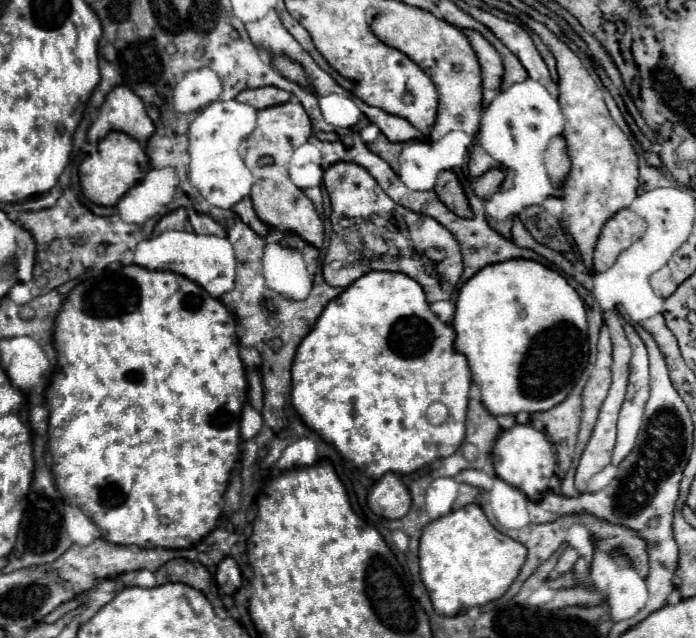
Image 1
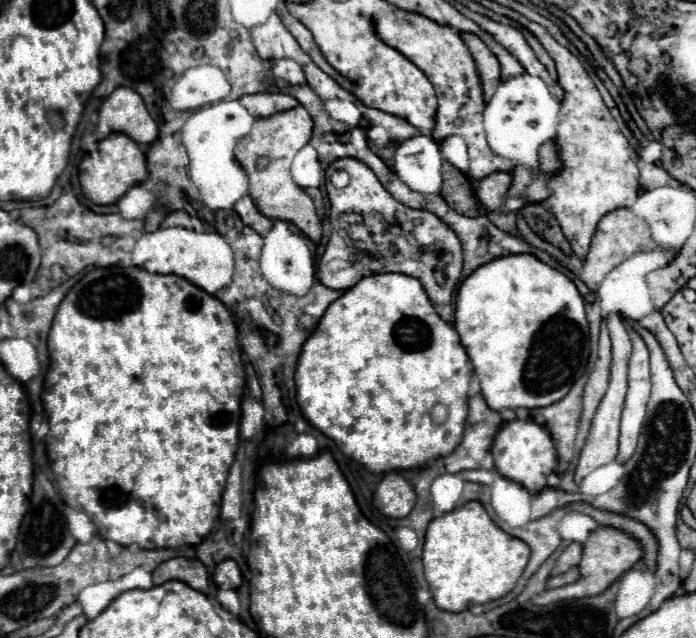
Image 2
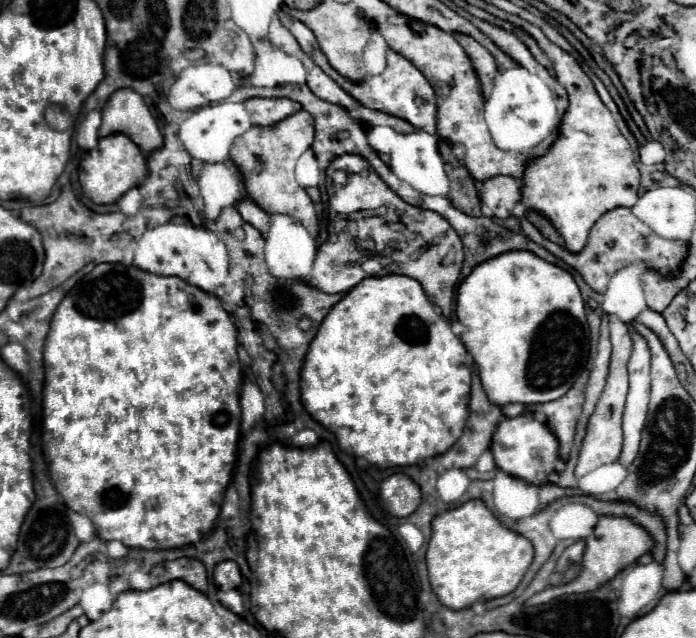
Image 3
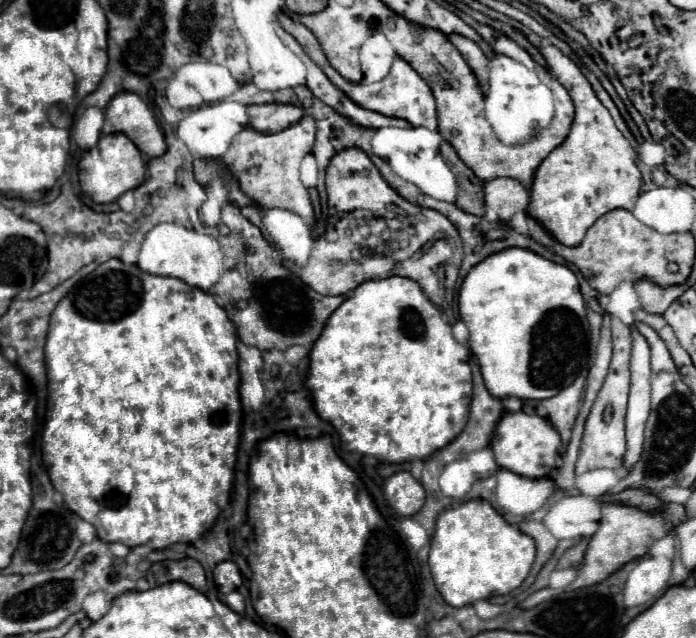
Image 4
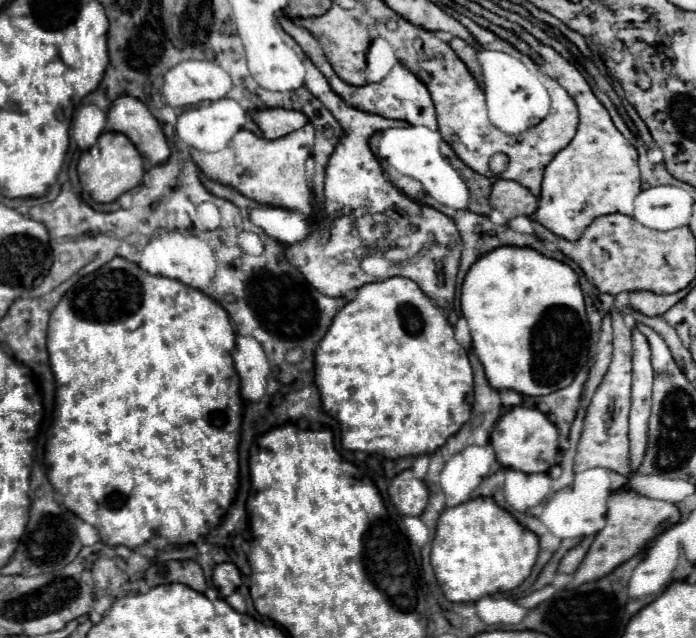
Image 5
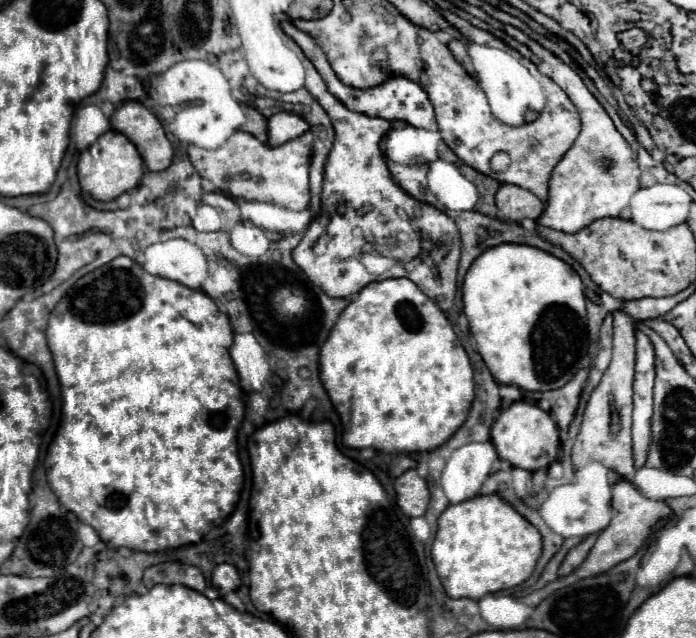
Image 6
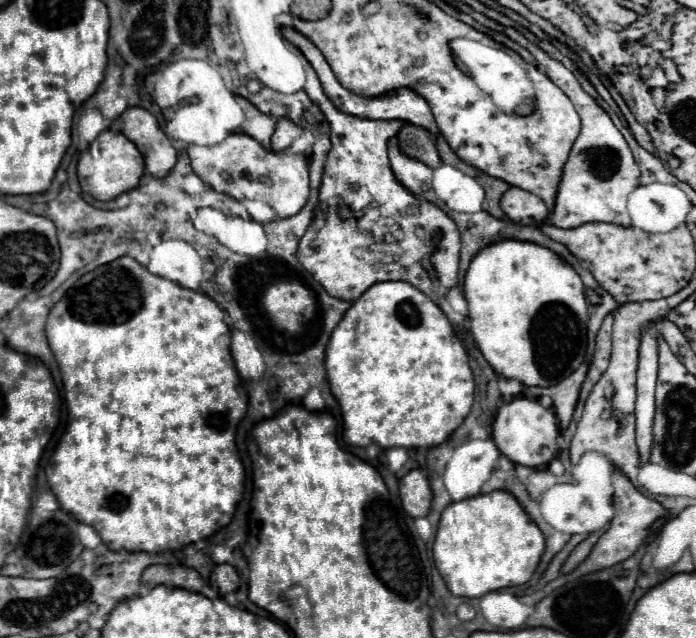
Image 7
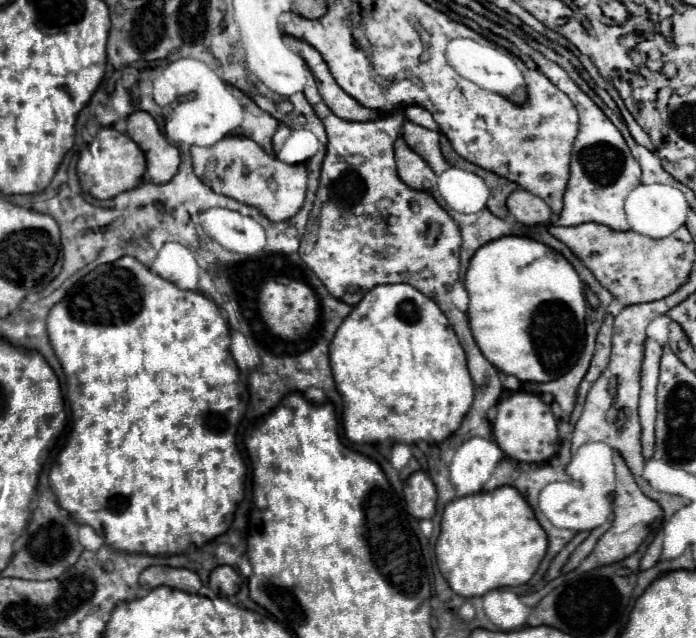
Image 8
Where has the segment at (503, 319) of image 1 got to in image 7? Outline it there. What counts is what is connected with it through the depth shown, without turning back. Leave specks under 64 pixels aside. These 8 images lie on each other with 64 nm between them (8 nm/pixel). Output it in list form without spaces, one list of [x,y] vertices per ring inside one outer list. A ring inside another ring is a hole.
[[[502,240],[480,250],[464,278],[470,332],[492,370],[524,386],[552,386],[568,378],[586,356],[588,306],[576,270],[552,250]]]

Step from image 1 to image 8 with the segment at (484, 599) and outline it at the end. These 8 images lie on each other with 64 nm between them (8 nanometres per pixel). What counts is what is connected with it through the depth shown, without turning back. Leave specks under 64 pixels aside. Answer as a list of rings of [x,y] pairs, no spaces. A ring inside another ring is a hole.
[[[502,486],[492,492],[478,492],[472,496],[452,500],[444,508],[442,522],[440,522],[440,536],[436,540],[434,550],[436,550],[438,568],[442,576],[448,580],[450,588],[458,596],[472,598],[472,596],[482,596],[496,588],[526,584],[534,576],[540,560],[544,558],[546,546],[548,546],[546,532],[536,522],[534,512],[524,500],[524,496],[512,486]]]

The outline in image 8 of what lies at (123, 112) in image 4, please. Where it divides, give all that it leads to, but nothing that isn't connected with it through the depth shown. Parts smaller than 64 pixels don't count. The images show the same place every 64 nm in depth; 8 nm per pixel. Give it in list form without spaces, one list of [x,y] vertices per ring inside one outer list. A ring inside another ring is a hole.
[[[132,112],[126,118],[126,134],[140,144],[140,150],[146,156],[146,178],[156,184],[172,180],[178,172],[180,154],[178,148],[162,136],[156,120],[148,112]]]

